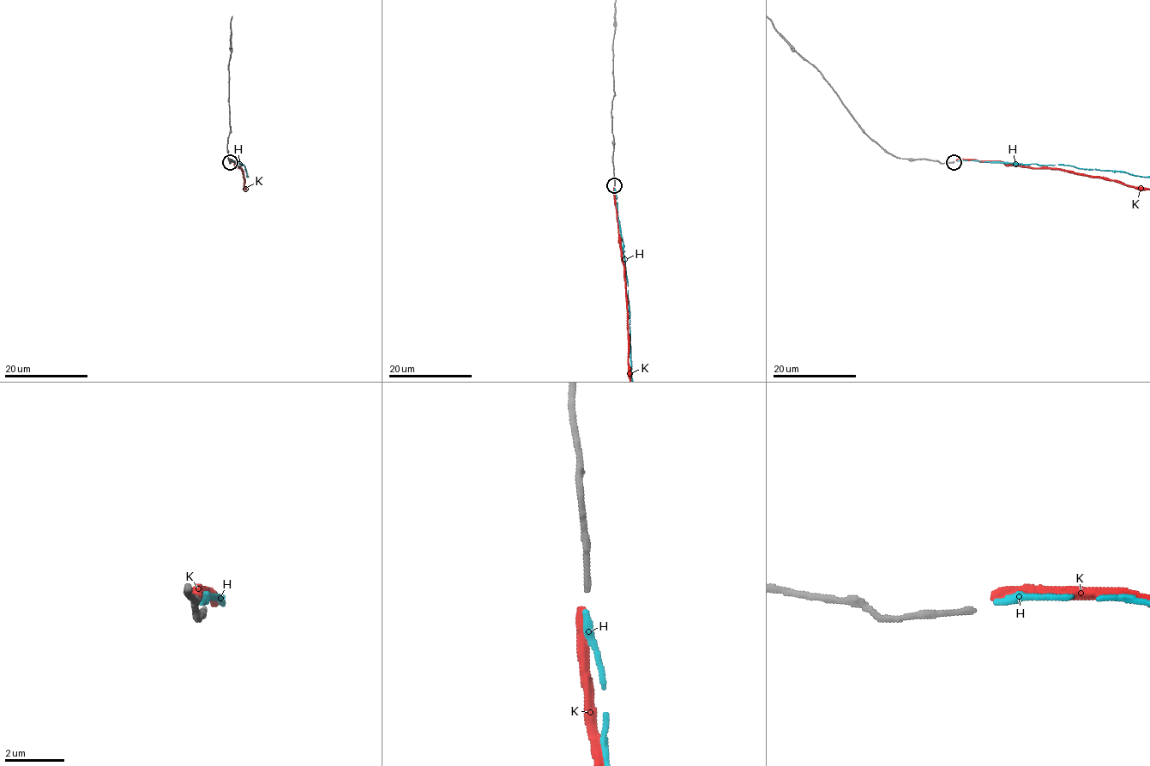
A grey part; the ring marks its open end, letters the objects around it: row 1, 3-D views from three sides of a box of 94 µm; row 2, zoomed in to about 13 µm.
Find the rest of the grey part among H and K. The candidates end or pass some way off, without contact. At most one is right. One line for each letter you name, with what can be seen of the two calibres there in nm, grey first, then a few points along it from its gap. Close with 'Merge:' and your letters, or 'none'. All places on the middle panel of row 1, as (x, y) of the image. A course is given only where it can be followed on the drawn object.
H: 170/280 nm
Merge: H

